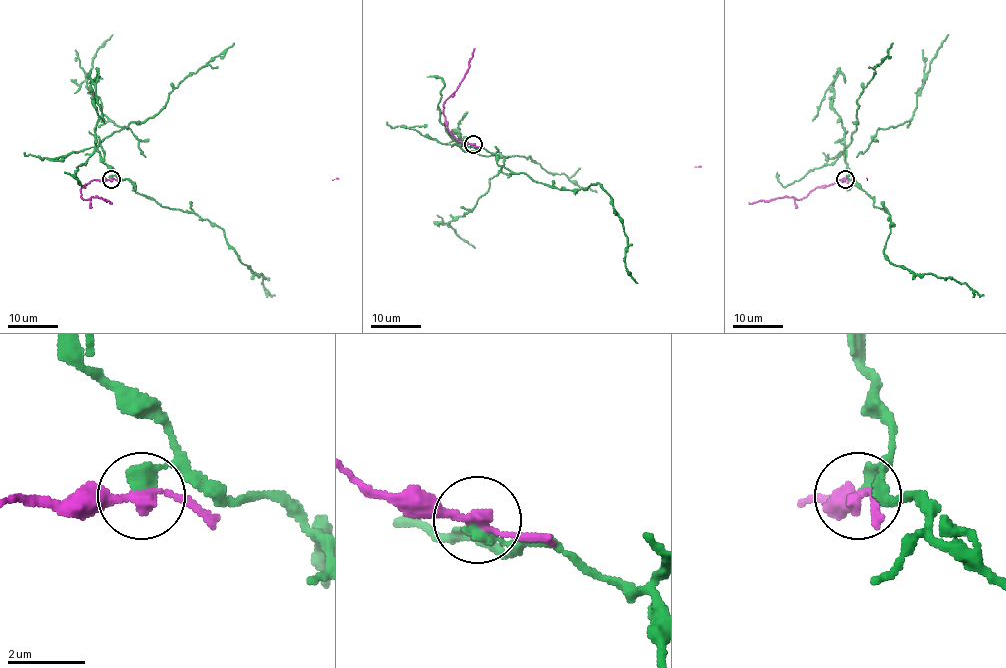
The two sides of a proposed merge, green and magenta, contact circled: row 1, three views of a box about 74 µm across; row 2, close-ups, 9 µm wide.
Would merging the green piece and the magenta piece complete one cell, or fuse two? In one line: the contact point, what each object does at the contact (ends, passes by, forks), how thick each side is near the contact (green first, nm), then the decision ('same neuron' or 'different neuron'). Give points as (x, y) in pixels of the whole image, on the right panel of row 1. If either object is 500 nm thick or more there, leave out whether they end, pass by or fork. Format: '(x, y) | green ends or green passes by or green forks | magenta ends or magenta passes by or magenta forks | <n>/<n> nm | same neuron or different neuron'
(845, 179) | green ends | magenta passes by | 400/240 nm | different neuron

